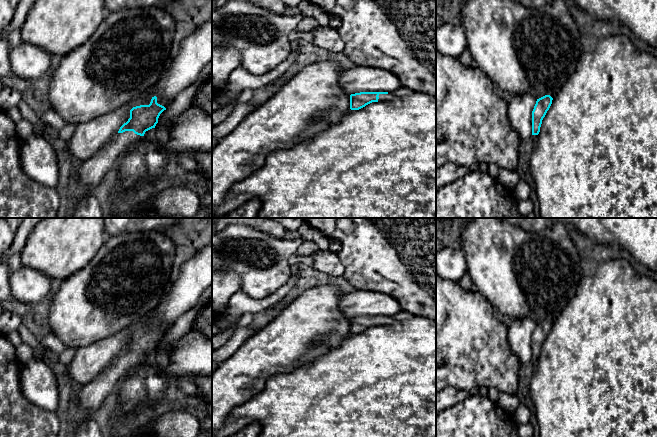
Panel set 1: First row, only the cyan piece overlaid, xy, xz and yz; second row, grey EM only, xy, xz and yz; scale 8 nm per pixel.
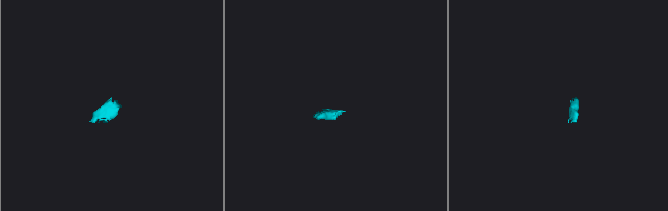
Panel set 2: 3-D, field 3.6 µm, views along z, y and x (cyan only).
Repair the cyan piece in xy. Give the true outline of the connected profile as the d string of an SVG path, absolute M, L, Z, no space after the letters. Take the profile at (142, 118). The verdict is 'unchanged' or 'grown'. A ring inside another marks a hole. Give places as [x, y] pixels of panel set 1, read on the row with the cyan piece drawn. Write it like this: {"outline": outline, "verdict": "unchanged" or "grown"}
{"outline": "M157 97L149 105L140 105L130 110L130 118L124 123L110 142L87 160L78 170L78 182L89 189L95 189L107 171L125 149L139 142L145 132L155 128L160 114L166 108L157 103Z", "verdict": "grown"}

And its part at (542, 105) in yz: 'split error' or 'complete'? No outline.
split error

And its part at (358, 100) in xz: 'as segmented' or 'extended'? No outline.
extended

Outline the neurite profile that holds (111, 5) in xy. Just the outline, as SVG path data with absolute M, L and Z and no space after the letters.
M104 0L107 12L122 11L130 8L158 7L165 9L175 0Z

